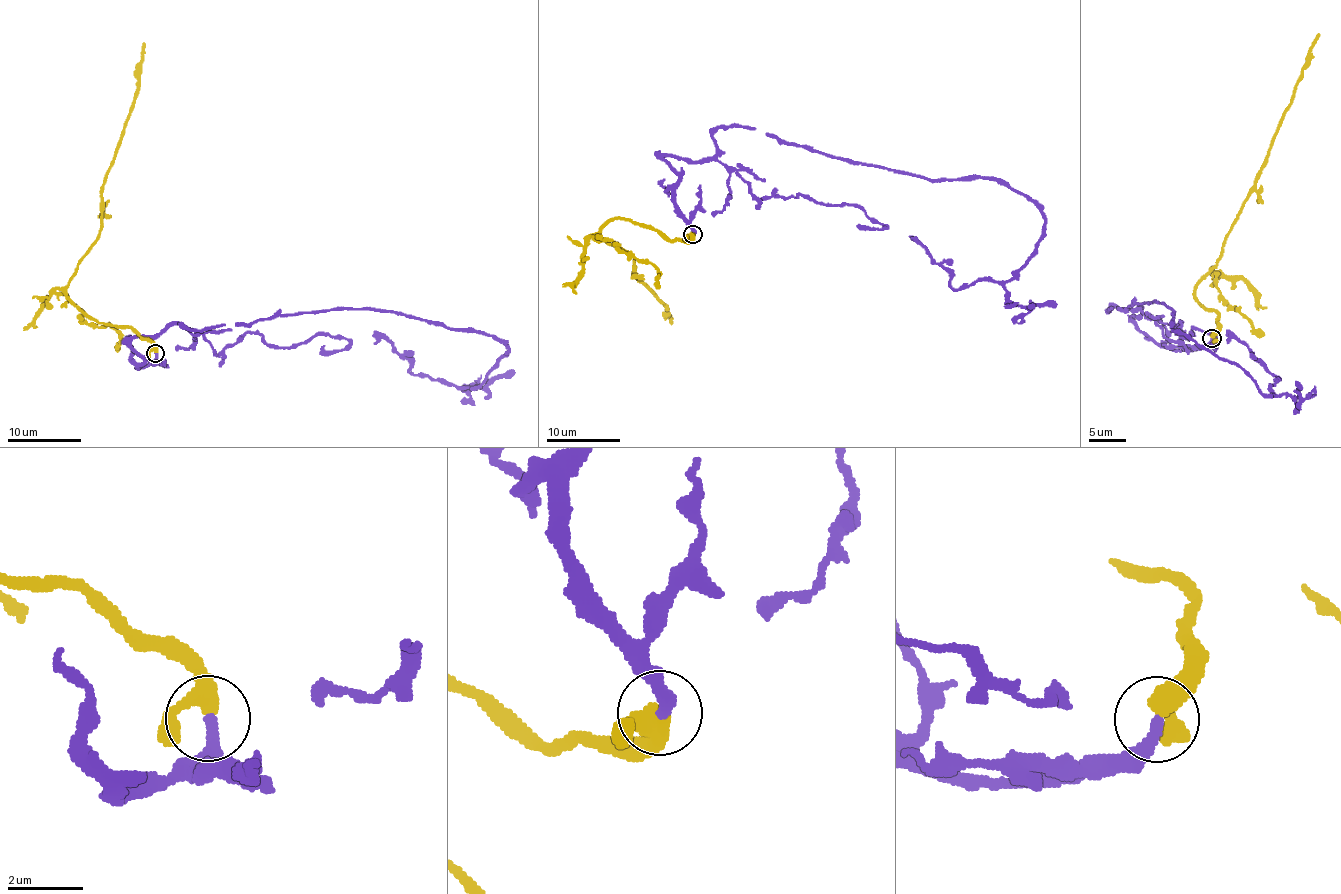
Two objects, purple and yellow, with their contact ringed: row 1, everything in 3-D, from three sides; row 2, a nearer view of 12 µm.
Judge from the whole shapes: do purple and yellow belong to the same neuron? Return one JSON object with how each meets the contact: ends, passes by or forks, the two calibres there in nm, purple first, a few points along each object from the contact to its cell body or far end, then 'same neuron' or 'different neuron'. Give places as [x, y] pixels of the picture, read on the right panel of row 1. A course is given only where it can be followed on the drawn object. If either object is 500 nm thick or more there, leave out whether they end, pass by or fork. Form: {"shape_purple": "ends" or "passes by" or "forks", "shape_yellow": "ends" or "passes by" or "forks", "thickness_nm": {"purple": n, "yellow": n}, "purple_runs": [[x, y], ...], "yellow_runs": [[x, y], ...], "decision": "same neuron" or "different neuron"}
{"shape_purple": "ends", "shape_yellow": "passes by", "thickness_nm": {"purple": 320, "yellow": 440}, "purple_runs": [[1211, 338], [1164, 348], [1141, 307], [1108, 309], [1163, 304], [1273, 394], [1226, 333]], "yellow_runs": [[1211, 336], [1218, 327], [1217, 313], [1195, 298], [1194, 288], [1222, 255], [1224, 237], [1271, 145], [1319, 34]], "decision": "same neuron"}

